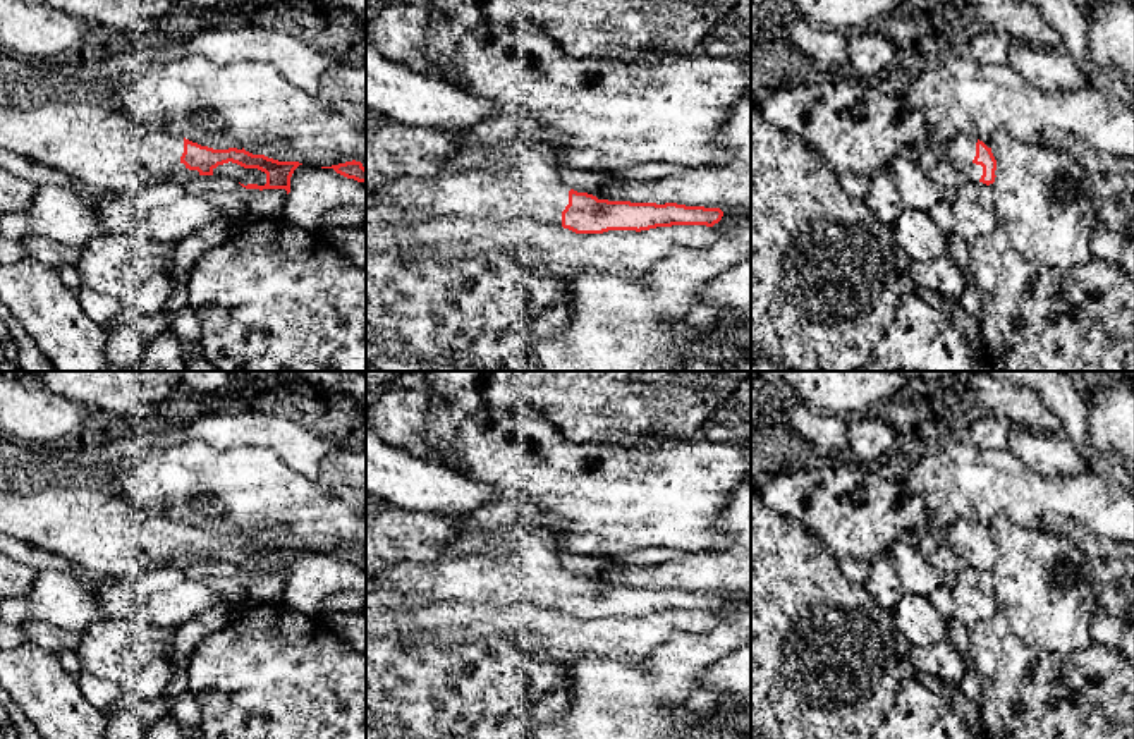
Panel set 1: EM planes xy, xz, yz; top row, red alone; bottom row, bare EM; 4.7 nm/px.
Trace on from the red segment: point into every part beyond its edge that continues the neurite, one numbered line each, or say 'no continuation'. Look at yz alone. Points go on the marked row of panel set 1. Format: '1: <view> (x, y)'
1: yz (963, 148)

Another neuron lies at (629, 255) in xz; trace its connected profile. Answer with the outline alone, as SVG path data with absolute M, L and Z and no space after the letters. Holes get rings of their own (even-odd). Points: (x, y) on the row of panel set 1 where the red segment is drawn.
M392 206L366 208L366 261L380 253L395 254L418 246L430 247L443 265L495 251L514 254L526 247L567 290L582 275L646 282L672 247L708 249L716 239L718 230L706 225L576 234L534 218L485 222L438 217L405 223Z

